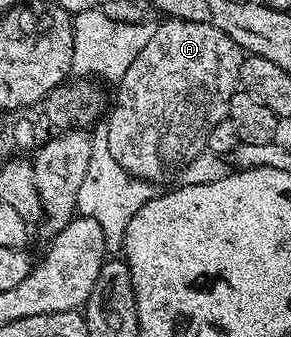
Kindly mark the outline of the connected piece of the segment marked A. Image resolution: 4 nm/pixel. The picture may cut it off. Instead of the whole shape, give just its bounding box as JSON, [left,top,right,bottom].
[104,18,244,186]

